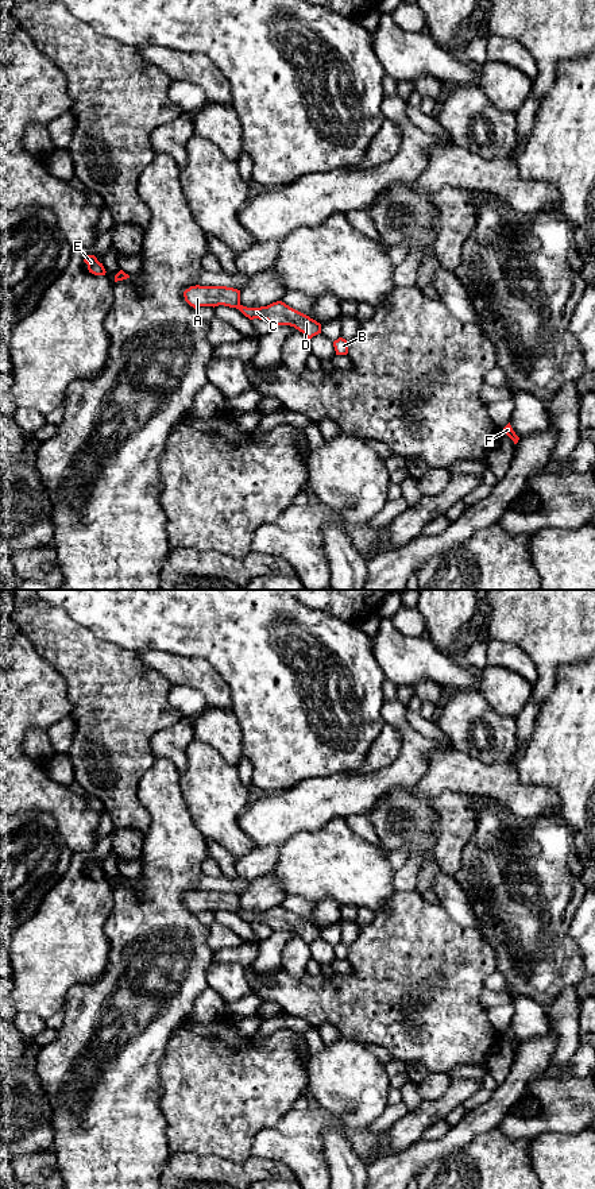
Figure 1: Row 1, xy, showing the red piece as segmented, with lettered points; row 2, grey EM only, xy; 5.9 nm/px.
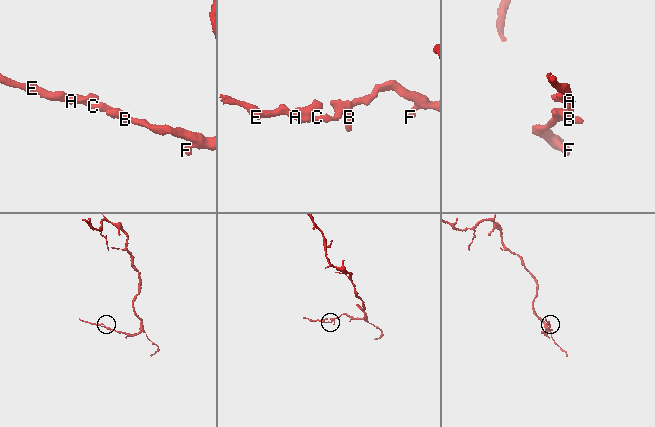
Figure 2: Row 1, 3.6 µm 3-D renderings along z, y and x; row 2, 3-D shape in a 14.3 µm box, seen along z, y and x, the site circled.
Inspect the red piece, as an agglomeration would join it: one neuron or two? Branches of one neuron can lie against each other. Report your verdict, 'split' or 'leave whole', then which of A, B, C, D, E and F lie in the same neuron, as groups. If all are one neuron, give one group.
leave whole; groups A B C D E F

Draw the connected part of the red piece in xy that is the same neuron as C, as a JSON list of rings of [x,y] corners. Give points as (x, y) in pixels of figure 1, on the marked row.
[[[190,286],[183,292],[185,301],[196,308],[229,306],[239,309],[250,320],[267,320],[274,325],[290,325],[302,332],[309,340],[321,333],[321,324],[309,316],[290,308],[282,301],[267,306],[247,308],[240,304],[240,290],[227,286]]]

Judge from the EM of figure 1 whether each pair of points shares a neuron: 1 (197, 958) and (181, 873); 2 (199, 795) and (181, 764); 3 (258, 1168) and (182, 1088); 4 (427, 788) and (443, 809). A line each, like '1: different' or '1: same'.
1: same
2: different
3: different
4: different

